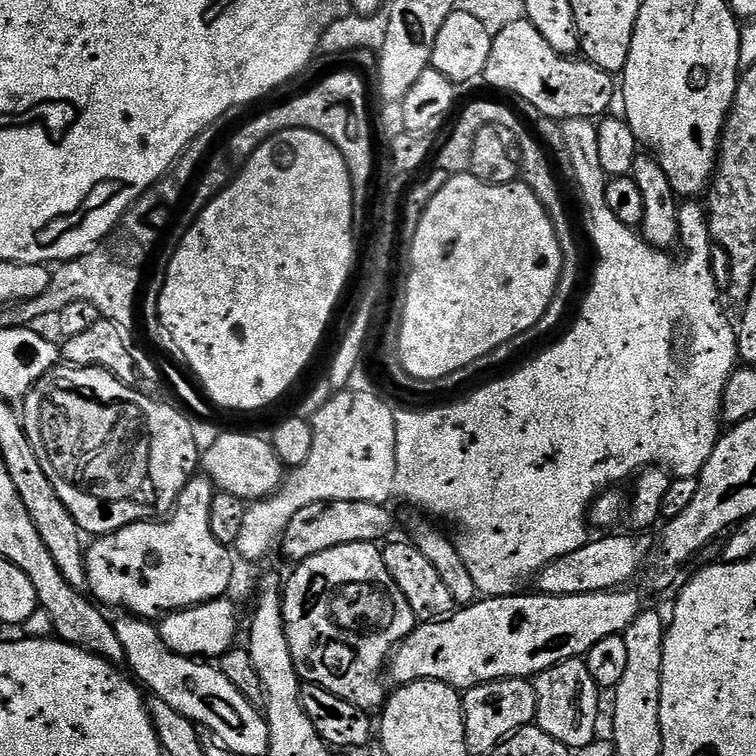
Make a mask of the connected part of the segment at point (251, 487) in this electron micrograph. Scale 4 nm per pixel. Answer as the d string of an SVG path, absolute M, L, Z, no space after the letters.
M224 432L208 448L206 446L201 453L200 468L217 491L245 502L273 496L286 477L286 469L271 441L244 432Z

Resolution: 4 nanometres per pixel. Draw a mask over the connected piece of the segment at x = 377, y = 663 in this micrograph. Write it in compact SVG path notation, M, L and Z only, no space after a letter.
M351 544L350 546L334 546L334 550L326 550L322 554L314 554L314 558L301 560L295 565L292 577L286 580L282 588L282 599L284 601L284 629L286 630L286 642L290 642L290 654L294 658L296 673L305 684L322 686L330 694L358 706L362 711L369 714L383 709L386 703L386 691L384 684L380 681L380 671L385 671L386 661L397 644L401 644L409 634L418 627L418 621L414 610L410 610L410 602L406 602L406 594L398 590L398 582L390 578L390 570L386 570L383 551L376 544Z

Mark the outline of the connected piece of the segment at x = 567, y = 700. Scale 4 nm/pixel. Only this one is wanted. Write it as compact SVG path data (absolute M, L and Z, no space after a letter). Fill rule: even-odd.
M584 658L558 662L550 670L535 677L536 719L535 727L541 728L550 738L562 742L569 750L588 748L596 740L596 723L600 720L600 695L602 689L596 683Z

